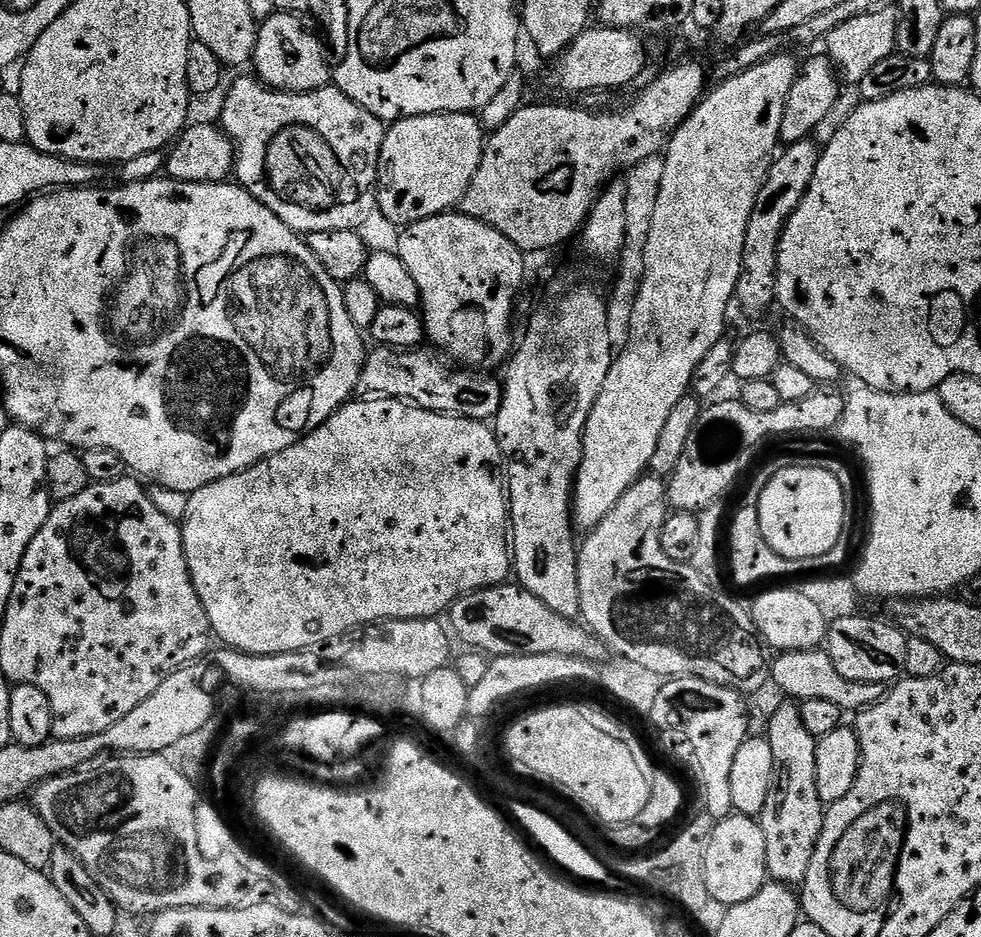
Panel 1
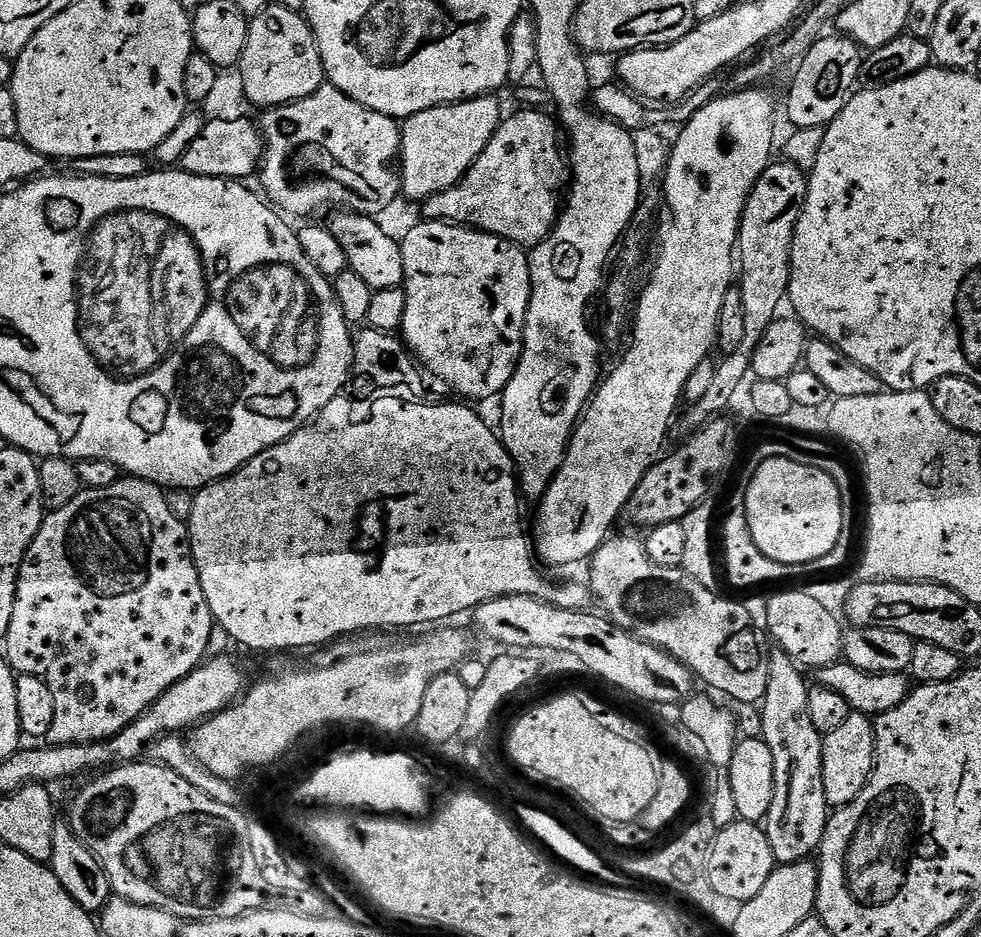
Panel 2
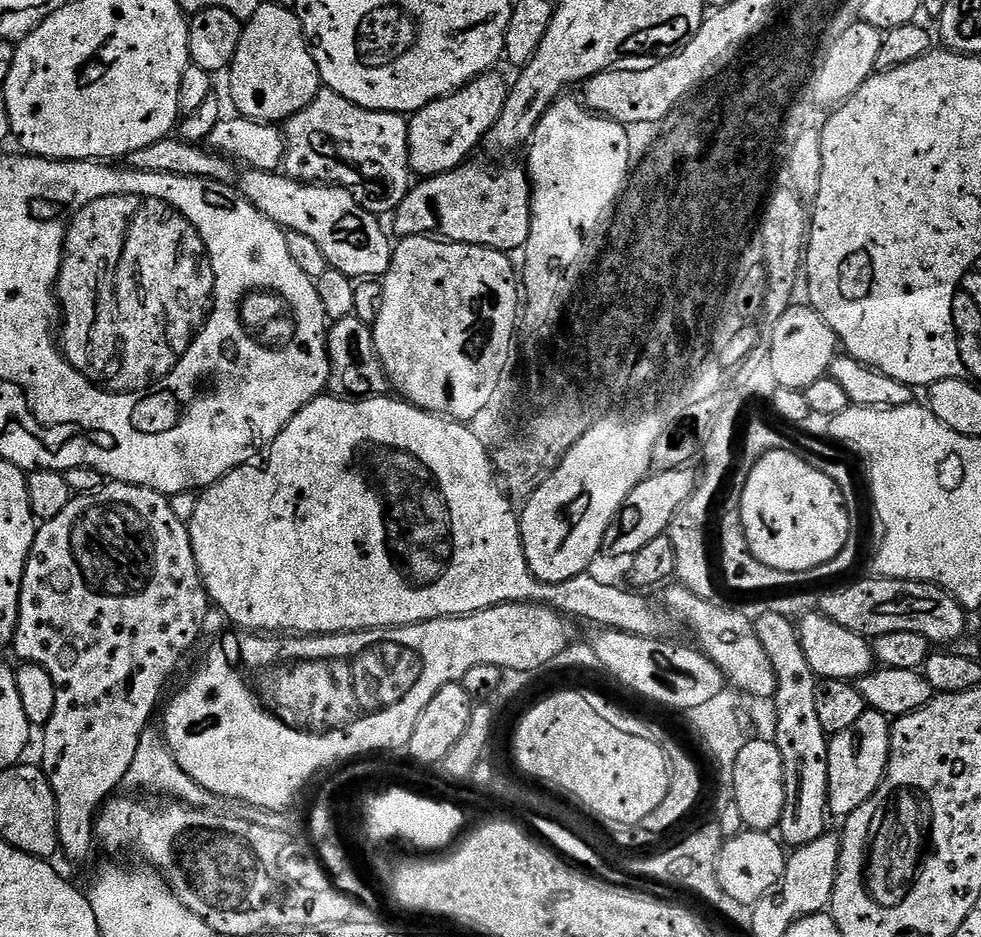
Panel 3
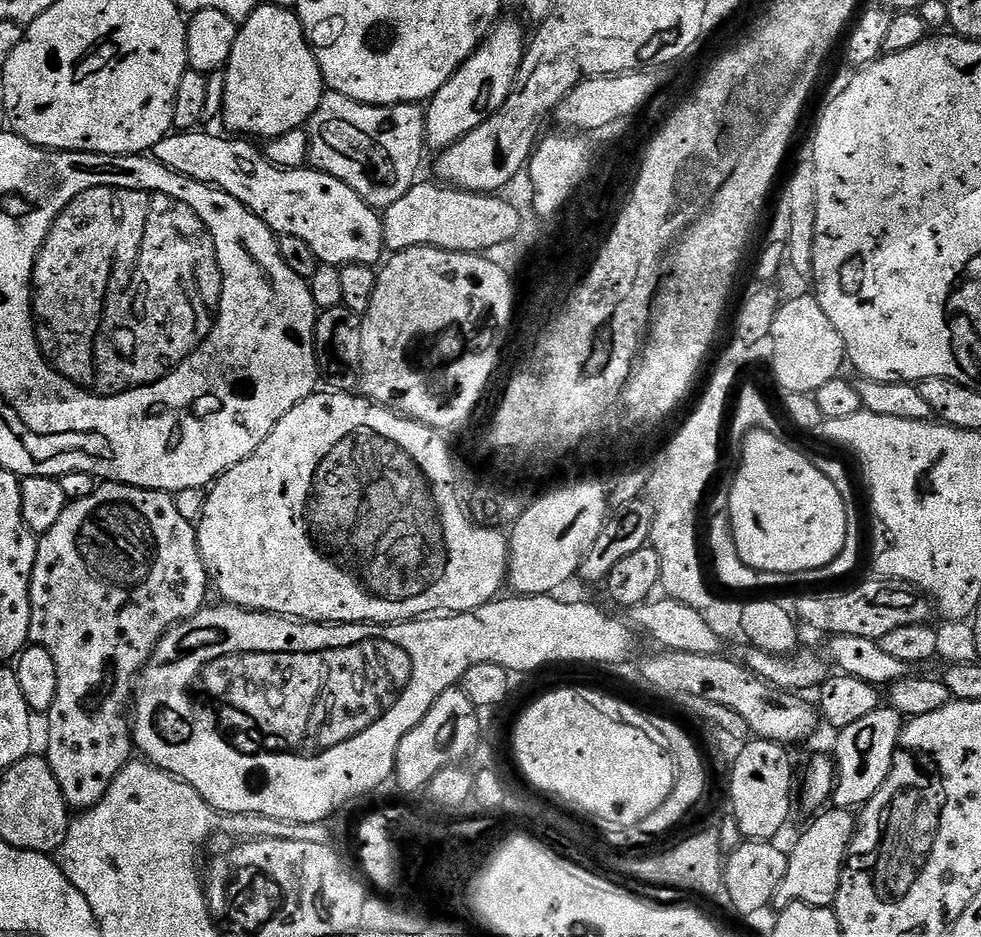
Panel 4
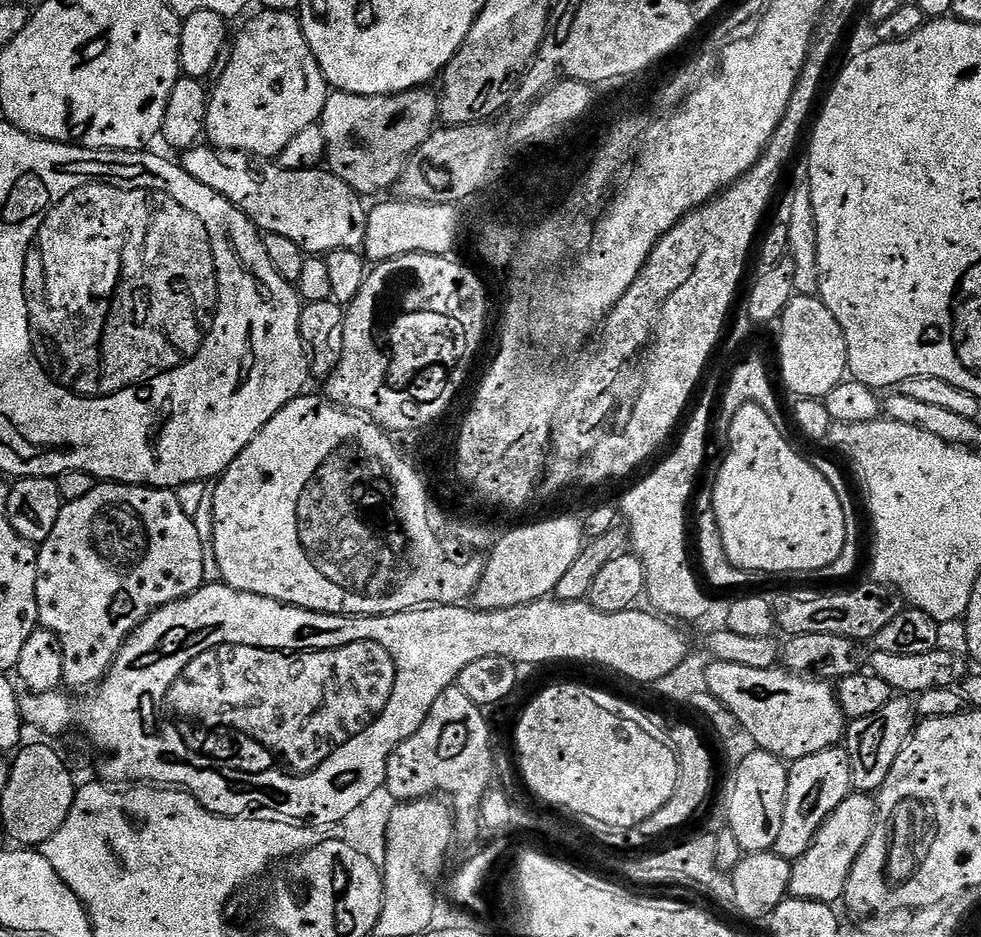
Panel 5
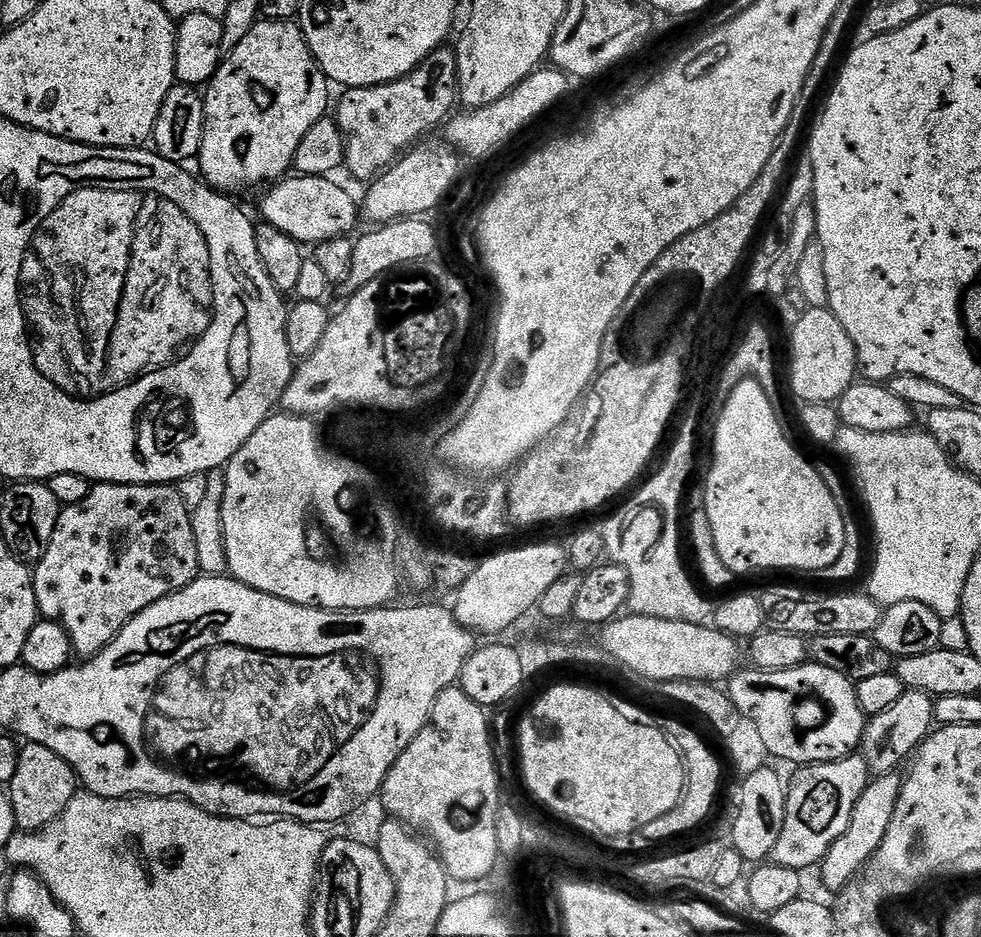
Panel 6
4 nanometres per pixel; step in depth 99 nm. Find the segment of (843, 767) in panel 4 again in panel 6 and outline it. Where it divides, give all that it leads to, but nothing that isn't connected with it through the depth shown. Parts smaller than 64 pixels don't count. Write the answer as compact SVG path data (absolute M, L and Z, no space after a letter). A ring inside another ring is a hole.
M905 690L890 710L871 717L864 726L862 755L873 777L887 776L899 760L907 761L934 728L934 700L924 692Z

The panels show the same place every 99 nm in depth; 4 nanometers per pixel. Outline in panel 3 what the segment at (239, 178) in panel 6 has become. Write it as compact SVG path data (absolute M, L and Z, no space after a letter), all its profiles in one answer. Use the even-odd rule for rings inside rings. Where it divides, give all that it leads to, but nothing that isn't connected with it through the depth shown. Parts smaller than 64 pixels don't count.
M270 2L261 3L258 11L243 25L230 75L232 77L228 80L228 88L232 91L233 102L236 103L235 111L246 119L258 120L261 124L279 125L286 122L291 116L310 106L312 99L322 90L320 71L308 48L300 19L293 9L274 6Z

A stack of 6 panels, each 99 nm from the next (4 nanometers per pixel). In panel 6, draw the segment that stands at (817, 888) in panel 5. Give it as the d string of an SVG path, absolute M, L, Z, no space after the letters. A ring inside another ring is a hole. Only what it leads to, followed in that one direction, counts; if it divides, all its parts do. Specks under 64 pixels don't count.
M889 774L869 779L864 793L854 806L854 814L850 814L850 826L834 846L824 855L818 865L818 873L824 879L826 887L832 894L838 894L847 884L853 883L856 876L865 871L866 865L876 851L882 846L882 838L886 838L886 830L890 830L890 818L894 818L894 806L898 806L898 794L902 780L899 775Z

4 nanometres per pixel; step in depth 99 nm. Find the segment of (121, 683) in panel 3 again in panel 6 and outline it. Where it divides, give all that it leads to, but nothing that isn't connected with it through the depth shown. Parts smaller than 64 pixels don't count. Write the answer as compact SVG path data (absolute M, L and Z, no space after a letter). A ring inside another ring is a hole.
M97 483L82 502L69 504L61 511L54 538L50 538L46 554L35 565L32 585L40 616L45 620L59 620L68 631L73 653L80 658L91 658L139 612L146 610L146 606L193 584L200 575L192 514L186 510L186 502L182 502L179 487Z

